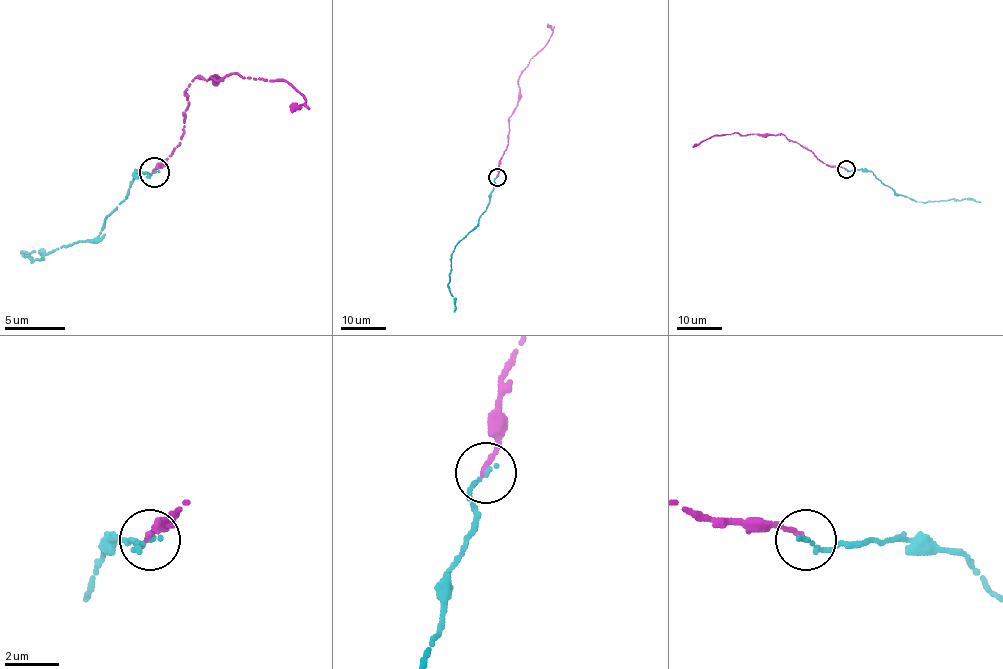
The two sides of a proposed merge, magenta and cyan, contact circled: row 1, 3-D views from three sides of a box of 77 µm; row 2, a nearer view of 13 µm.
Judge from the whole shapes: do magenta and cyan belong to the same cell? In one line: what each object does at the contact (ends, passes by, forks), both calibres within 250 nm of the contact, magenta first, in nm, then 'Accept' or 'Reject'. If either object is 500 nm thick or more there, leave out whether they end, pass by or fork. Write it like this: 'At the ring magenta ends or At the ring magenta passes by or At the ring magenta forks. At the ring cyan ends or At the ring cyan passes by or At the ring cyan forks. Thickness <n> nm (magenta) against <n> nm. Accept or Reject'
At the ring magenta ends. At the ring cyan ends. Thickness 190 nm (magenta) against 180 nm. Accept

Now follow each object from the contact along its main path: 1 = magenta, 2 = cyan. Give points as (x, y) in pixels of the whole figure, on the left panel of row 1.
1: (155, 171), (170, 156), (185, 90), (197, 78), (236, 72), (287, 81), (305, 96), (293, 111)
2: (155, 171), (134, 177), (128, 195), (92, 240), (32, 261), (23, 252), (38, 249), (44, 258), (38, 261)

